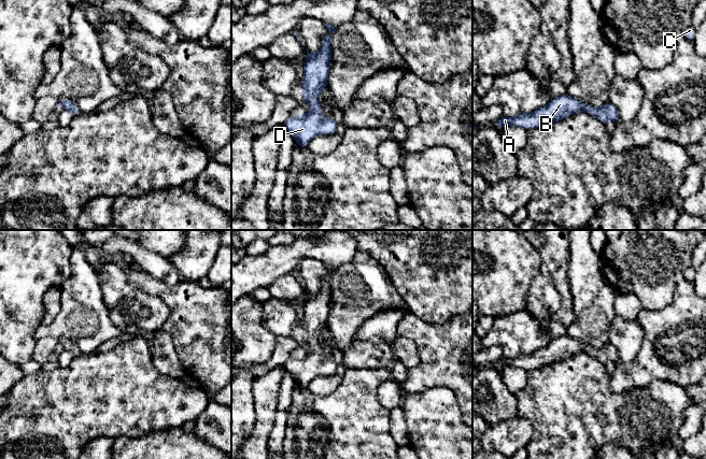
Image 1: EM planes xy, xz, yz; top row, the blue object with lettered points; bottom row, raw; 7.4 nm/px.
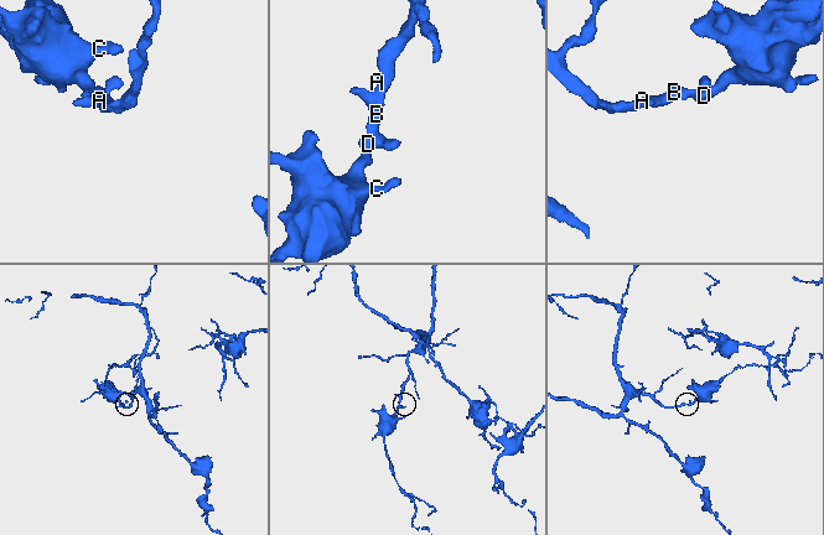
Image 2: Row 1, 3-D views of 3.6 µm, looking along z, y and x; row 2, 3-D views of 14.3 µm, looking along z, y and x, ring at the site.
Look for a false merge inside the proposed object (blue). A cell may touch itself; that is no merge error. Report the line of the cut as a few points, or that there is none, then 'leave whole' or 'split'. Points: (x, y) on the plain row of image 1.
no cut | leave whole

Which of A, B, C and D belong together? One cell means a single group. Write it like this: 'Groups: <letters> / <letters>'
Groups: A B C D

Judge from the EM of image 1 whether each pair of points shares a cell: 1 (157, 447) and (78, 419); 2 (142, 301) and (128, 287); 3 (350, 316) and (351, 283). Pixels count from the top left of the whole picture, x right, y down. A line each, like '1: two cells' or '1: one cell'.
1: two cells
2: two cells
3: one cell

